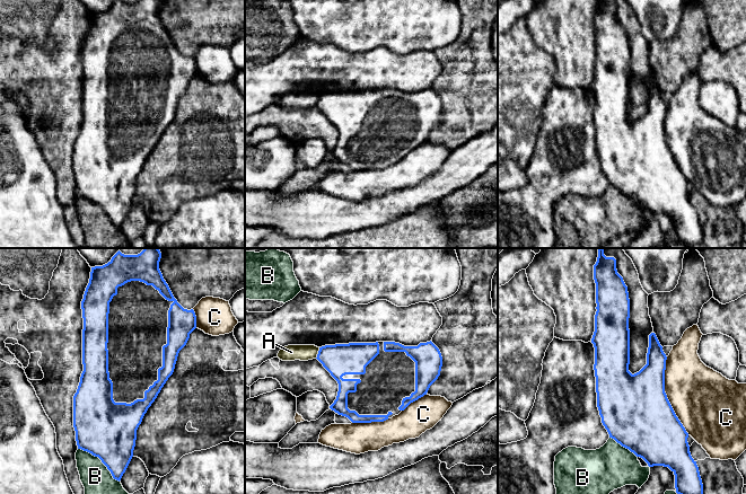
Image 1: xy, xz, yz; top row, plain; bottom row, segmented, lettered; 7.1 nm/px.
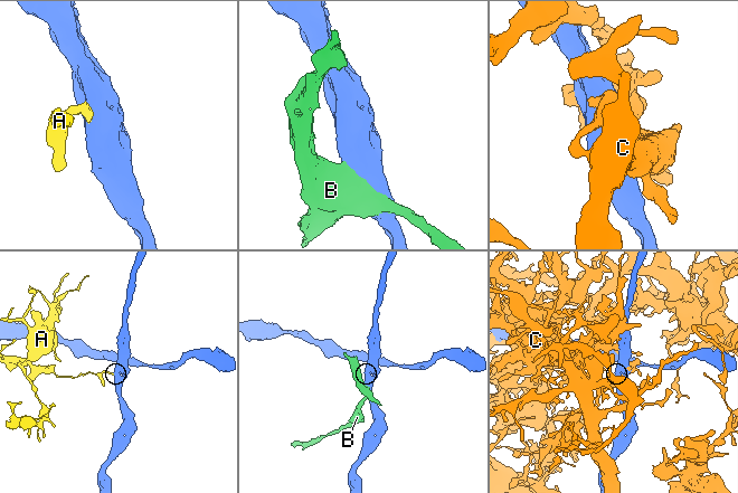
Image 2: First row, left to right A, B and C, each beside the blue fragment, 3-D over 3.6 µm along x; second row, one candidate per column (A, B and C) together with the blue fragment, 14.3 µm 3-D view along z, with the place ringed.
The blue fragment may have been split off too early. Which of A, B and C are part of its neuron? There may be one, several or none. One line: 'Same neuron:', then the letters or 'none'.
Same neuron: none

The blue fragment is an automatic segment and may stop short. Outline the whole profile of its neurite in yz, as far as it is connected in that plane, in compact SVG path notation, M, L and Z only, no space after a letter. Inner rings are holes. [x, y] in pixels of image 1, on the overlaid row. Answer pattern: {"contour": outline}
{"contour": "M598 249L594 265L596 283L595 377L597 407L602 423L609 438L642 458L649 467L668 467L675 475L677 494L703 494L703 484L696 461L692 458L687 442L688 433L676 416L665 392L667 356L655 333L649 335L647 364L637 373L629 371L630 364L630 299L627 286L617 273L616 259L606 257Z"}

